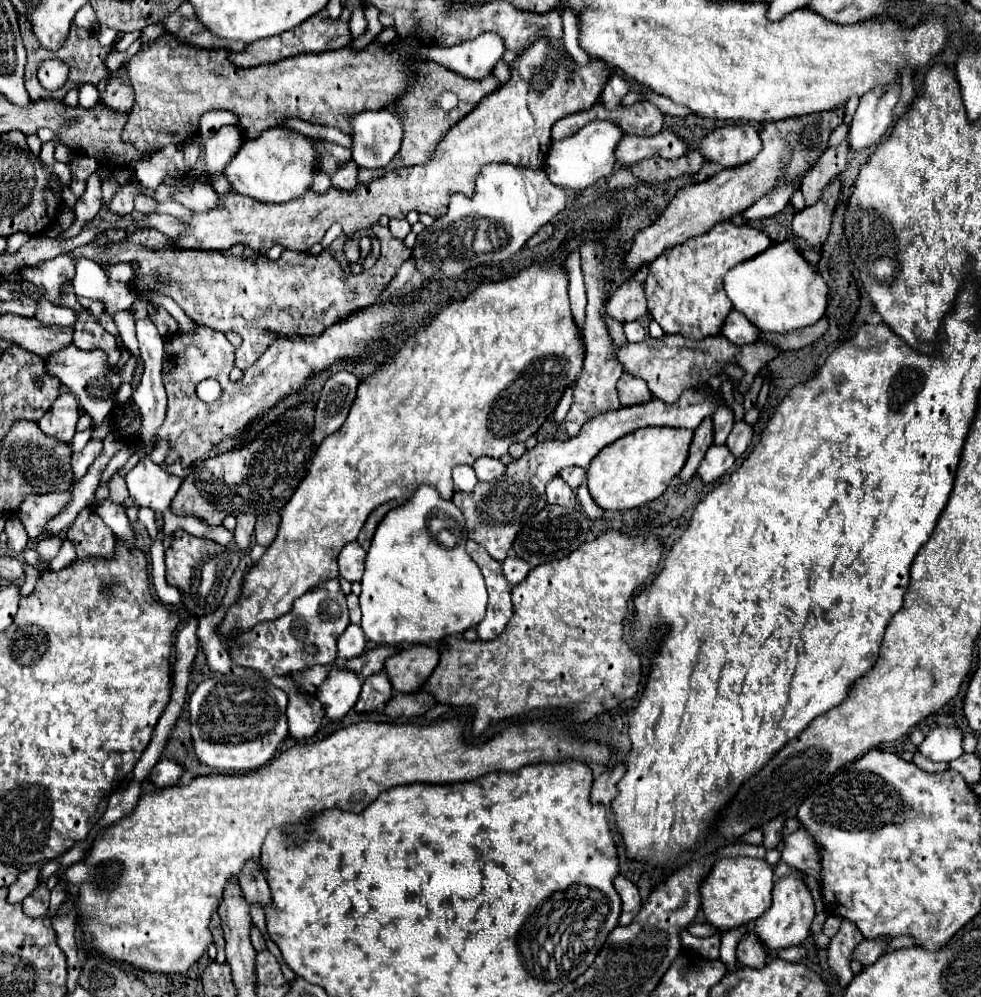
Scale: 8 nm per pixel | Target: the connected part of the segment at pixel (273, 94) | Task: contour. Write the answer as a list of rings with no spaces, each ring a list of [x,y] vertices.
[[[164,34],[160,40],[142,44],[142,48],[126,62],[124,70],[134,88],[134,105],[128,114],[128,120],[122,132],[122,140],[130,142],[138,152],[146,154],[150,150],[160,150],[168,144],[180,146],[182,142],[196,136],[200,116],[208,110],[230,110],[240,116],[240,126],[246,132],[246,138],[256,138],[260,132],[274,128],[282,118],[300,118],[304,122],[336,126],[340,128],[340,116],[344,112],[362,112],[362,110],[380,110],[390,104],[412,80],[410,64],[414,58],[404,54],[386,54],[380,44],[370,44],[362,52],[352,52],[350,48],[294,56],[280,60],[276,64],[262,64],[250,70],[236,68],[228,60],[226,50],[204,50],[190,44],[180,44],[174,34]]]

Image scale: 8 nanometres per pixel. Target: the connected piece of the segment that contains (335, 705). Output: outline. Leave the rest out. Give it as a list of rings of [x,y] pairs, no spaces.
[[[332,668],[322,682],[316,696],[324,704],[326,716],[330,720],[340,720],[346,712],[356,704],[362,688],[362,680],[352,670],[336,670]]]

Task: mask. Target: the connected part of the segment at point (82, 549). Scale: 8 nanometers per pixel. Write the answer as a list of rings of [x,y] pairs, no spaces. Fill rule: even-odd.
[[[86,512],[86,516],[78,516],[66,534],[66,538],[76,548],[76,558],[86,556],[114,556],[114,542],[116,536],[112,530],[94,514]]]

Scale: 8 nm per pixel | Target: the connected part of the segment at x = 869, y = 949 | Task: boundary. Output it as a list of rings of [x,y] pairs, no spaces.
[[[880,936],[876,940],[862,940],[852,958],[860,960],[864,966],[870,966],[886,952],[888,944],[890,944],[890,938],[886,938],[886,936]]]

